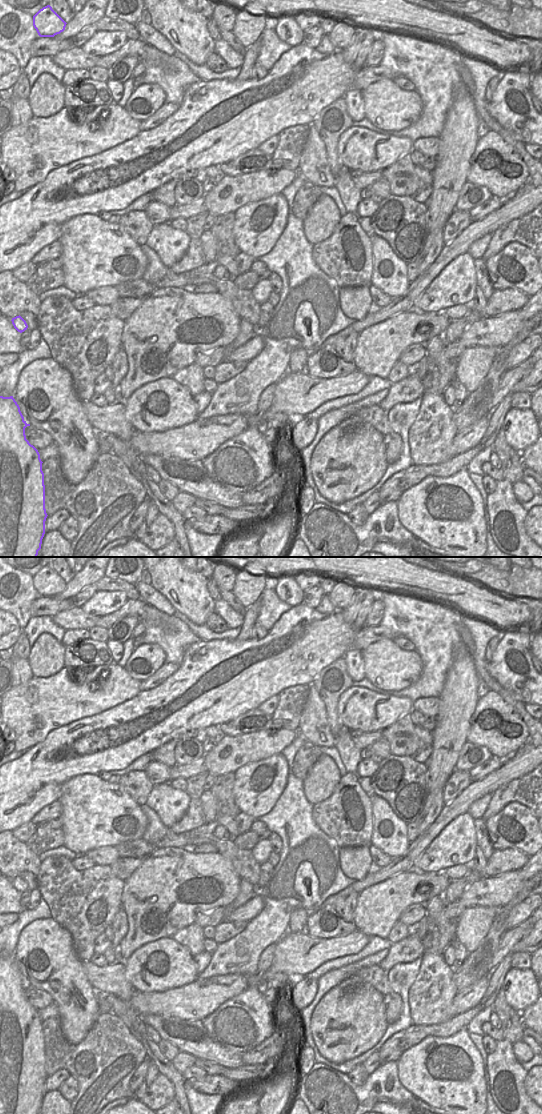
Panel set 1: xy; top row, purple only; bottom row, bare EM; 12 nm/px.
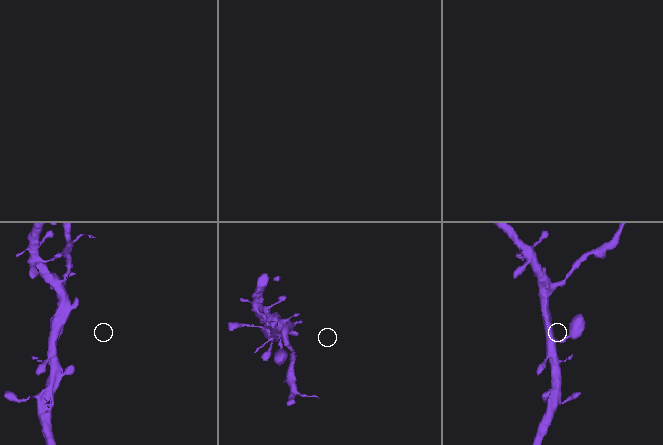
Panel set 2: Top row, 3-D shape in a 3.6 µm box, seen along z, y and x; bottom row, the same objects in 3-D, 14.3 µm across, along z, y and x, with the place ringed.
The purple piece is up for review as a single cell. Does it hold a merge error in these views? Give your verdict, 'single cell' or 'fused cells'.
single cell

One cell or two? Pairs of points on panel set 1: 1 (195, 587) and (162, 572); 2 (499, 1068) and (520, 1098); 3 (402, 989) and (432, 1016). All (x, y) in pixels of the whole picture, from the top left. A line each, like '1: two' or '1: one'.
1: one
2: one
3: two

